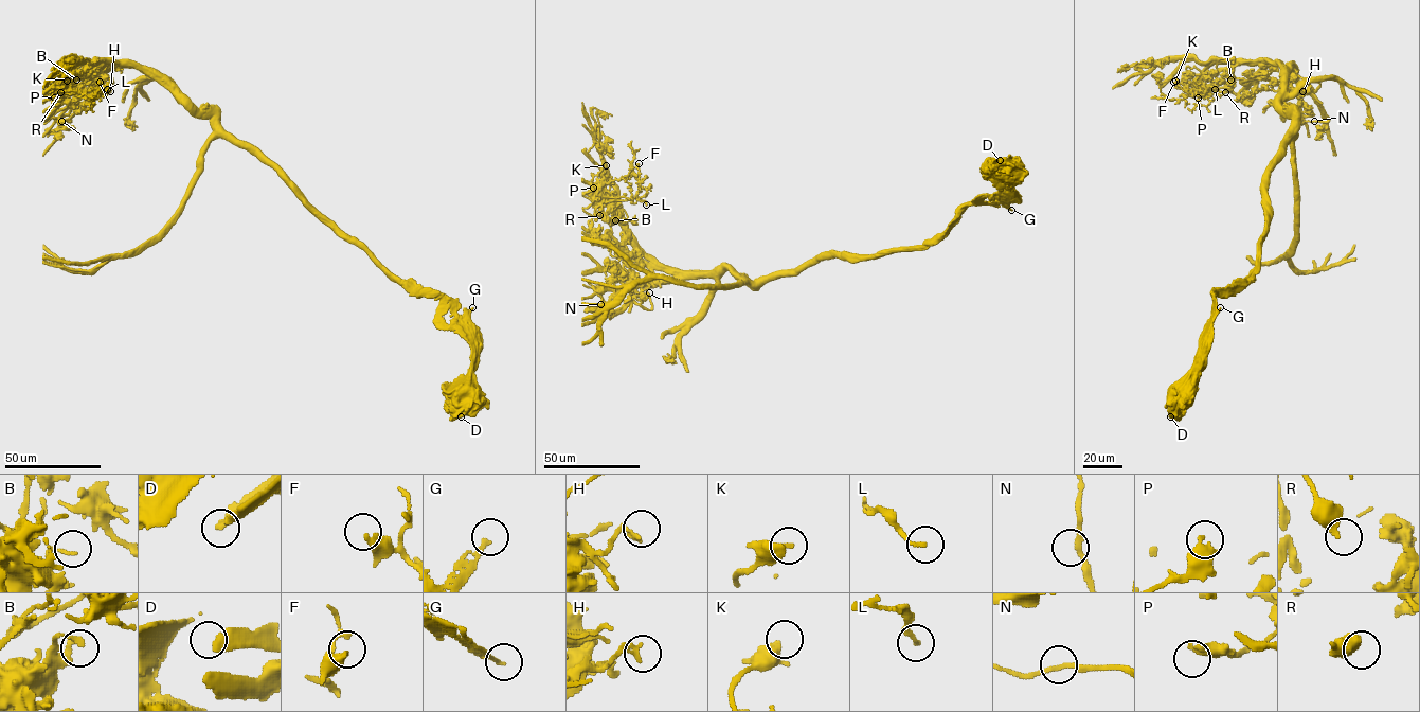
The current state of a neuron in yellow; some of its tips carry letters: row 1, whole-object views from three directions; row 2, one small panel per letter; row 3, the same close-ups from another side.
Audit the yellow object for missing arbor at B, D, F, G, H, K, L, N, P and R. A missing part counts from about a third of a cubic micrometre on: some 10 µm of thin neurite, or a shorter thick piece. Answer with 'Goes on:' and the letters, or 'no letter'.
Goes on: K

